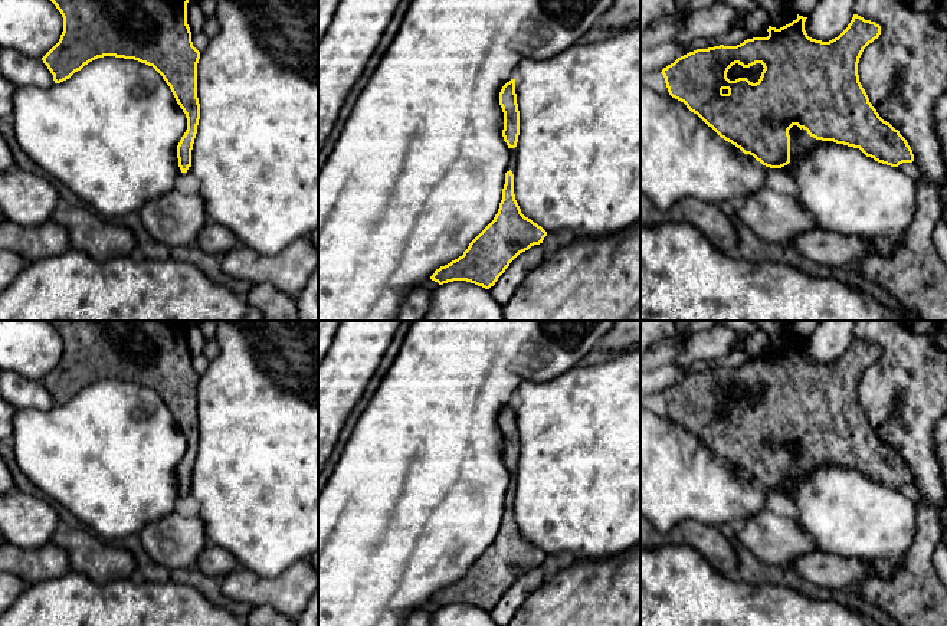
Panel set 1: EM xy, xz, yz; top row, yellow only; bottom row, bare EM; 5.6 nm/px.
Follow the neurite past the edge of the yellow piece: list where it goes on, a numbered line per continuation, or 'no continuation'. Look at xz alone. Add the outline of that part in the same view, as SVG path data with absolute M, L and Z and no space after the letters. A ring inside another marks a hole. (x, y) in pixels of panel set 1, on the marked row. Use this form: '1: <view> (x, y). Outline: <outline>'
1: xz (513, 160). Outline: M517 147L515 148L509 148L509 154L511 154L511 157L509 157L509 163L508 163L507 171L511 170L512 174L514 174L515 165L517 165Z

